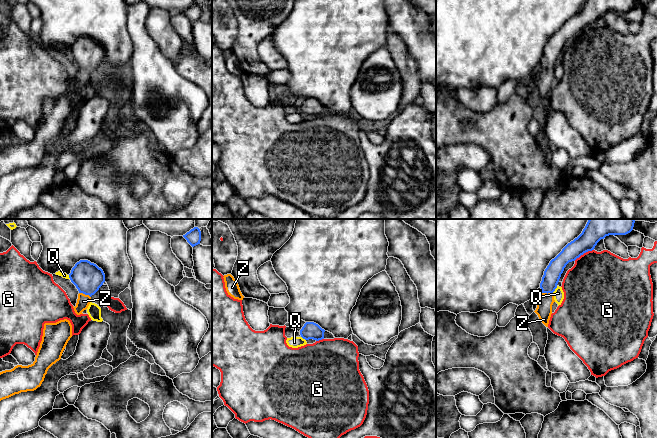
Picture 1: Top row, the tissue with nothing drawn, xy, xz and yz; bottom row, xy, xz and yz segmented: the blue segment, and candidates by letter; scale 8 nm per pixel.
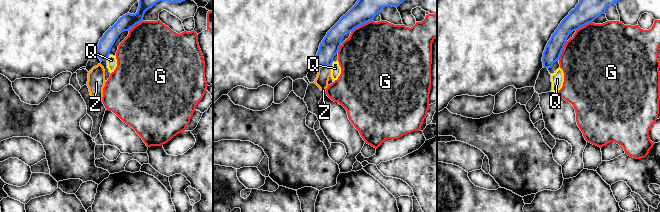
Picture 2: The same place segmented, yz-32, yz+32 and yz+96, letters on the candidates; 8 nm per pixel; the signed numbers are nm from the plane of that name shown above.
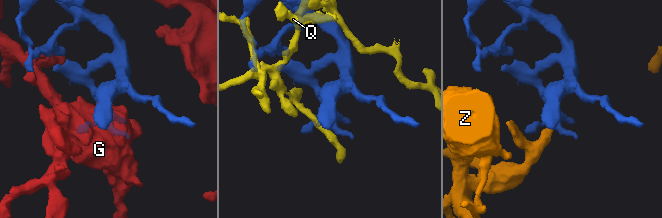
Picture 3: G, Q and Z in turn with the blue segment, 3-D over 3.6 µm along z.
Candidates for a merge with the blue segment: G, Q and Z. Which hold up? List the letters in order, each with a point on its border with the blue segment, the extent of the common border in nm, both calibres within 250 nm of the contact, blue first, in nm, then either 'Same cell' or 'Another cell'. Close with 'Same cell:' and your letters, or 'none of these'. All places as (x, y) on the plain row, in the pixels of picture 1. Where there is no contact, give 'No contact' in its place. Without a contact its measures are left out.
G: Touches blue at yz (583, 29). Shared border 180 nm. Thickness 160 nm (blue) against 460 nm. Another cell
Q: Touches blue at yz (555, 64). Shared border 70 nm. Thickness 140 nm (blue) against 80 nm. Another cell
Z: Touches blue at xy (85, 70). Shared border 100 nm. Thickness 240 nm (blue) against 110 nm. Same cell
Same cell: Z

